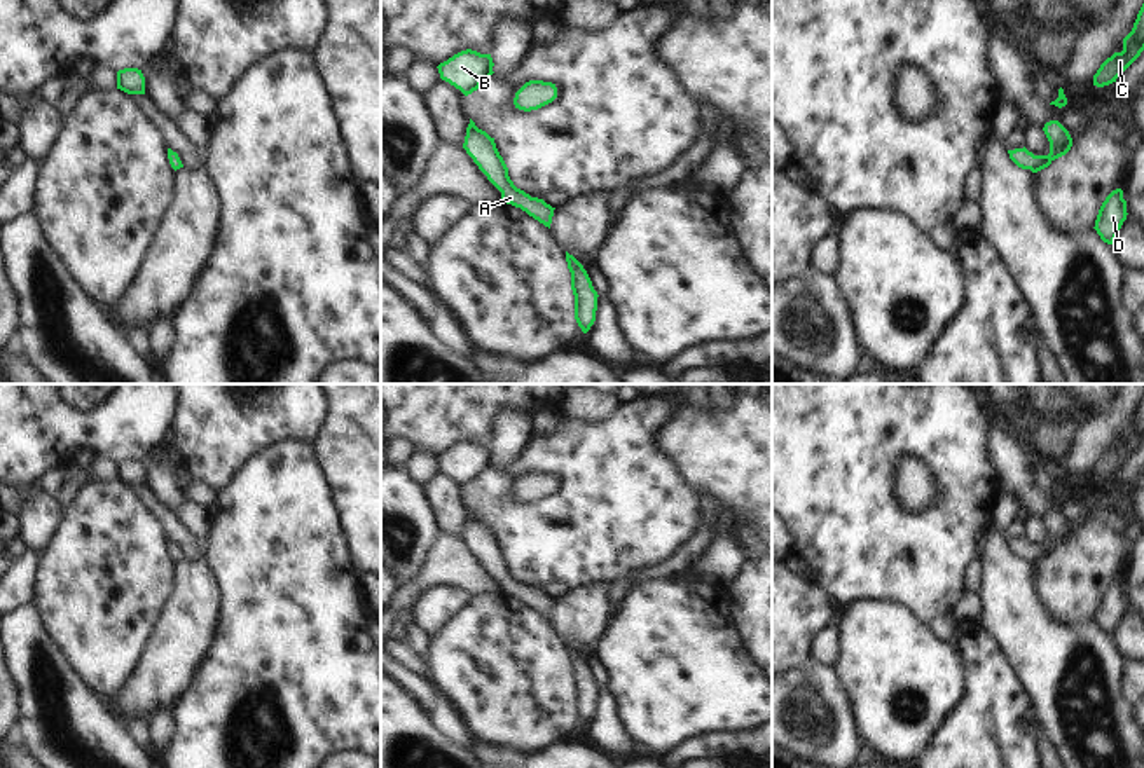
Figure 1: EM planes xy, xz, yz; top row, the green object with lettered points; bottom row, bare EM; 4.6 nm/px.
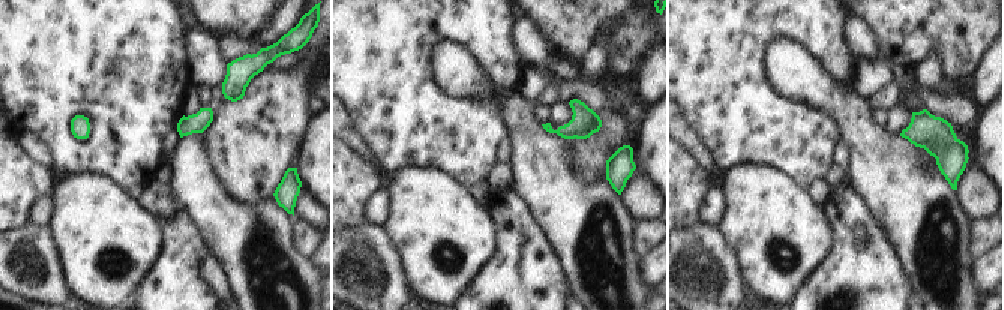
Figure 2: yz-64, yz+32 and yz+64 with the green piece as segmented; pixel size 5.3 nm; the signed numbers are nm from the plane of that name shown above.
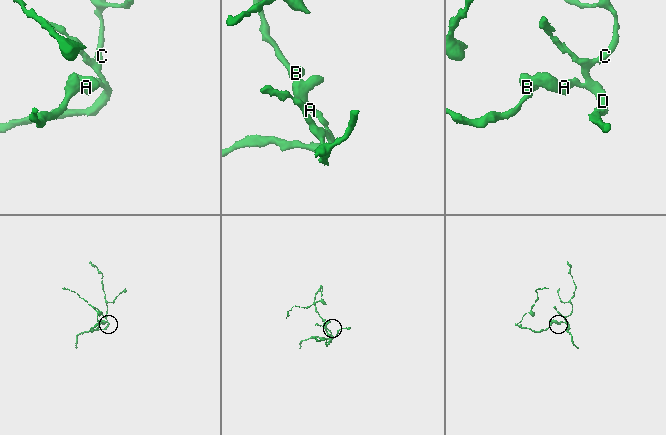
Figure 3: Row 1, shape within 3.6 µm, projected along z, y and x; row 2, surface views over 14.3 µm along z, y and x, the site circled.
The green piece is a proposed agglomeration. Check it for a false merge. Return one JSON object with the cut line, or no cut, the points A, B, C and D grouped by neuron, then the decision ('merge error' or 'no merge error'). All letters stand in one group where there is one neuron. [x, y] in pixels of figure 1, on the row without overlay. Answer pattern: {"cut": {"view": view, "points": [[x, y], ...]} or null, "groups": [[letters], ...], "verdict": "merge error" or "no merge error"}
{"cut": null, "groups": [["A", "B", "C", "D"]], "verdict": "no merge error"}

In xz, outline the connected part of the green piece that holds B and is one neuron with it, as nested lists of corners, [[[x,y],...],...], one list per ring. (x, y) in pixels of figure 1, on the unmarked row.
[[[466,440],[440,454],[437,459],[442,471],[468,487],[494,464],[493,457],[491,445]]]

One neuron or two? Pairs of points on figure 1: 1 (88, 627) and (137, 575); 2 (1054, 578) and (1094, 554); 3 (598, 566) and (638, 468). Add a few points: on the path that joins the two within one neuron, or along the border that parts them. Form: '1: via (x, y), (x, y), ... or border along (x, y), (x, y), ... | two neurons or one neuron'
1: via (103, 617), (112, 611), (126, 590) | one neuron
2: via (1064, 578), (1069, 578), (1083, 564) | one neuron
3: via (598, 541), (598, 526), (619, 505), (619, 493) | one neuron

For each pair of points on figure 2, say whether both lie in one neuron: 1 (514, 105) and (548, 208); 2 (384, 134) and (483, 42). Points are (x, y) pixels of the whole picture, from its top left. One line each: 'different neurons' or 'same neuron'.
1: same neuron
2: same neuron

